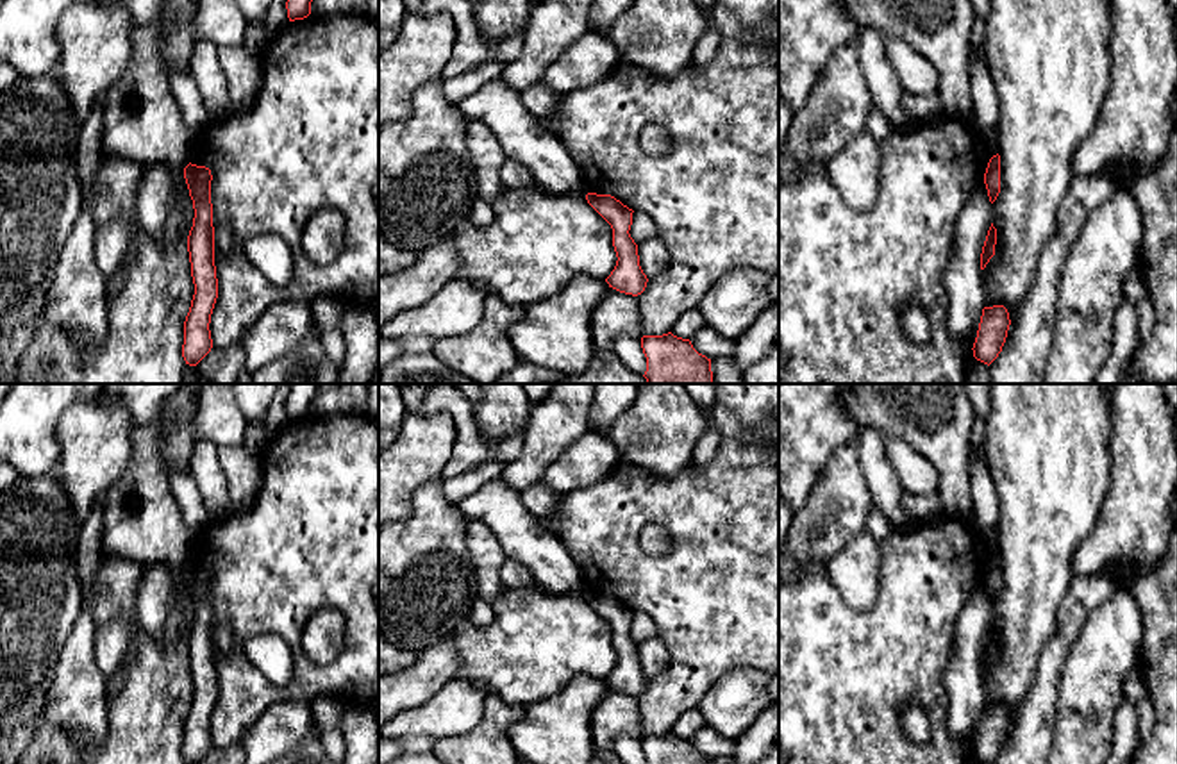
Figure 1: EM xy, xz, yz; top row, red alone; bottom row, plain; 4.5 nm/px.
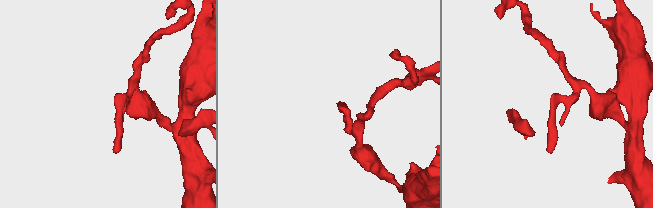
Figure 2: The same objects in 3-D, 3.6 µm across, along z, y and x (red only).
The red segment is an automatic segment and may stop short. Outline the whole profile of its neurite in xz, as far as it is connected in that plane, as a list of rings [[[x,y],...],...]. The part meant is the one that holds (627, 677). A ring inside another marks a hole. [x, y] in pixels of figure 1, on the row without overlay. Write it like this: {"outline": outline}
{"outline": [[[588,593],[586,600],[613,628],[618,660],[605,682],[620,693],[641,694],[648,678],[639,666],[638,644],[629,634],[634,610],[611,594]]]}

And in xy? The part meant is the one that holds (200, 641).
{"outline": [[[188,564],[184,578],[193,600],[195,618],[188,635],[188,652],[195,694],[184,721],[182,757],[186,764],[198,764],[213,748],[211,714],[218,698],[214,666],[214,627],[211,603],[211,569]]]}

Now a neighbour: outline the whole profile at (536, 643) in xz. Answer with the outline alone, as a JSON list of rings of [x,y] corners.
[[[505,587],[491,602],[495,618],[488,625],[466,623],[452,634],[461,664],[457,678],[480,689],[484,694],[497,694],[511,705],[532,705],[563,691],[579,675],[605,680],[616,666],[611,625],[588,603],[586,596],[550,596],[538,587]]]

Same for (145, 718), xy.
[[[104,555],[91,587],[95,627],[123,619],[132,628],[130,644],[120,662],[121,685],[107,698],[107,735],[95,752],[84,752],[73,737],[46,718],[46,703],[18,764],[186,764],[182,757],[184,721],[195,694],[188,639],[182,635],[180,596],[159,637],[148,635],[138,621],[136,600],[146,566],[130,559]]]

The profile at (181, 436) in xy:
[[[195,414],[188,419],[170,419],[164,425],[161,453],[168,475],[191,469],[191,457],[198,439]]]

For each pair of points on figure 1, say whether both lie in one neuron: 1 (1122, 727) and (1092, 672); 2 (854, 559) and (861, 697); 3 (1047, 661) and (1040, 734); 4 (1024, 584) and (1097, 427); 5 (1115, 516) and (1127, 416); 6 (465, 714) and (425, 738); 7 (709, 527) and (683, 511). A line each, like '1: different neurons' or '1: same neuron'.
1: different neurons
2: different neurons
3: same neuron
4: same neuron
5: same neuron
6: same neuron
7: same neuron

